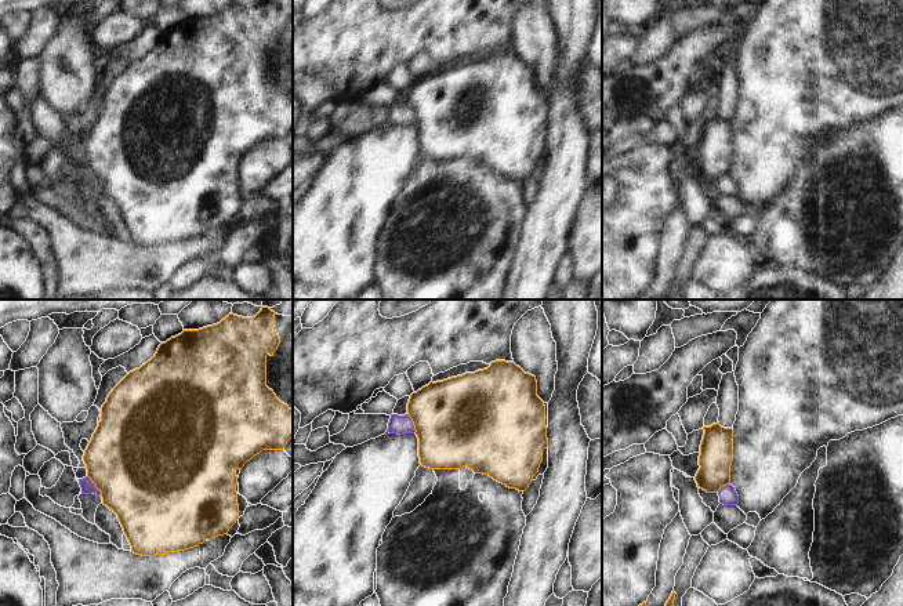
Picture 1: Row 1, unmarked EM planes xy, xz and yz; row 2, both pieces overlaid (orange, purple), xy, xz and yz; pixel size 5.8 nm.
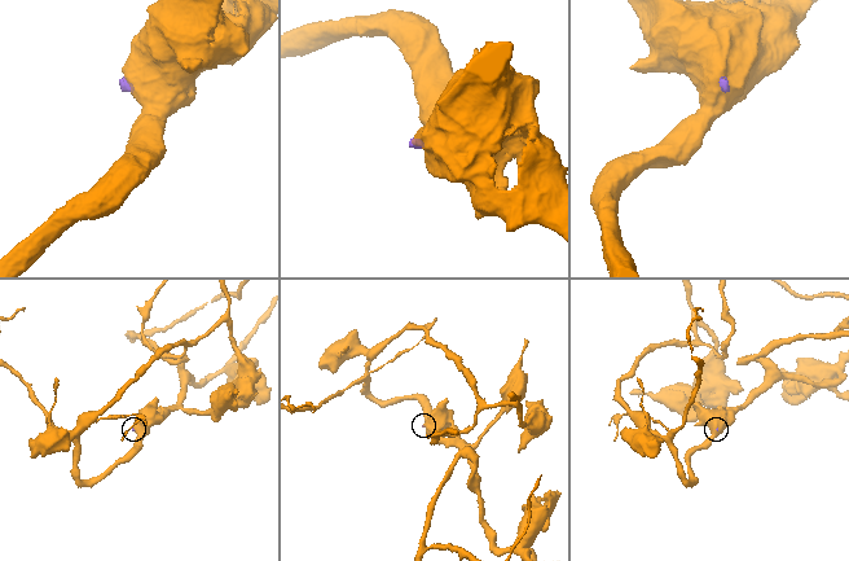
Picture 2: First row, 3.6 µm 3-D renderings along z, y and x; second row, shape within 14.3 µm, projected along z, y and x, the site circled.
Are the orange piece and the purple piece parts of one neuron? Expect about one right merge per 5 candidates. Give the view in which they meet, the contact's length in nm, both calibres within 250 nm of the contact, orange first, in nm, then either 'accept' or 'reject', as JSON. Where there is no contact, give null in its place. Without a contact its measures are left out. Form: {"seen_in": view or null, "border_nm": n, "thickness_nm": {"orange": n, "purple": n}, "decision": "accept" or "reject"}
{"seen_in": "xy", "border_nm": 150, "thickness_nm": {"orange": 500, "purple": 80}, "decision": "reject"}

